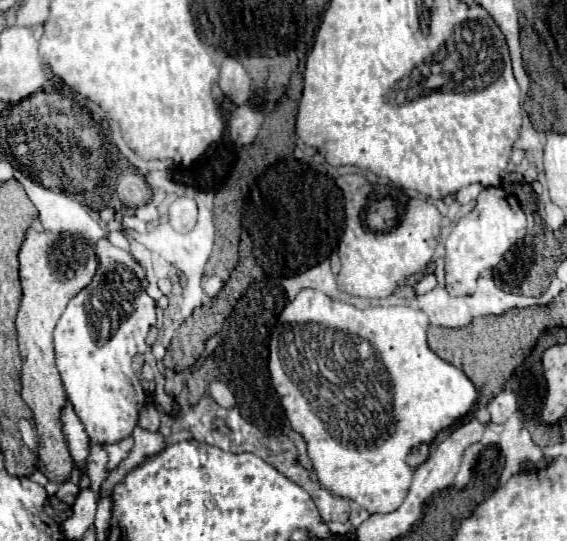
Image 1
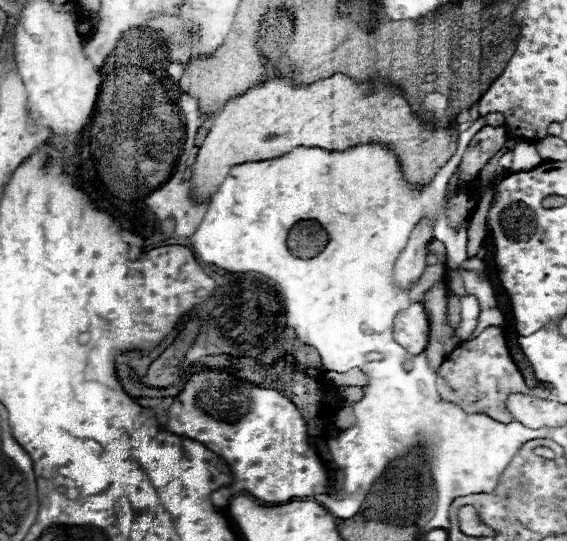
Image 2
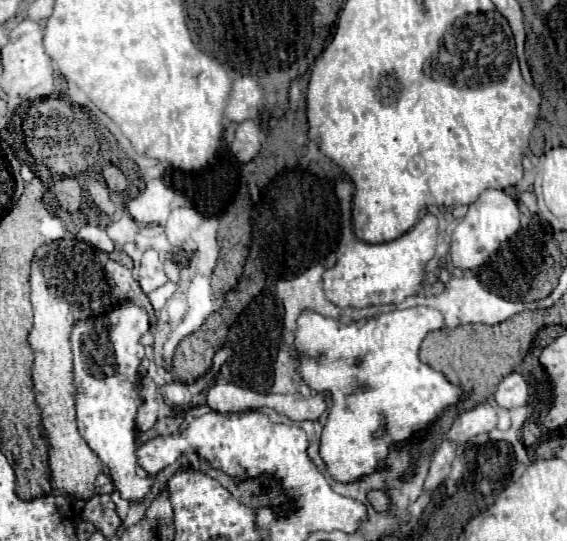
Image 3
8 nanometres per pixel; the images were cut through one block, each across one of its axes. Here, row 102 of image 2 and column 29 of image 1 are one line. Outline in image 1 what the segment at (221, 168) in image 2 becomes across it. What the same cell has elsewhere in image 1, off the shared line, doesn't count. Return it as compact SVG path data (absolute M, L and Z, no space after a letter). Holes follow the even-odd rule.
M28 228L18 258L22 302L16 316L16 328L22 356L22 400L34 412L34 424L38 432L38 470L52 482L66 482L74 470L74 462L60 426L60 412L66 404L66 392L54 364L52 330L68 300L88 286L96 274L96 254L88 242L68 232L36 232L34 228Z

